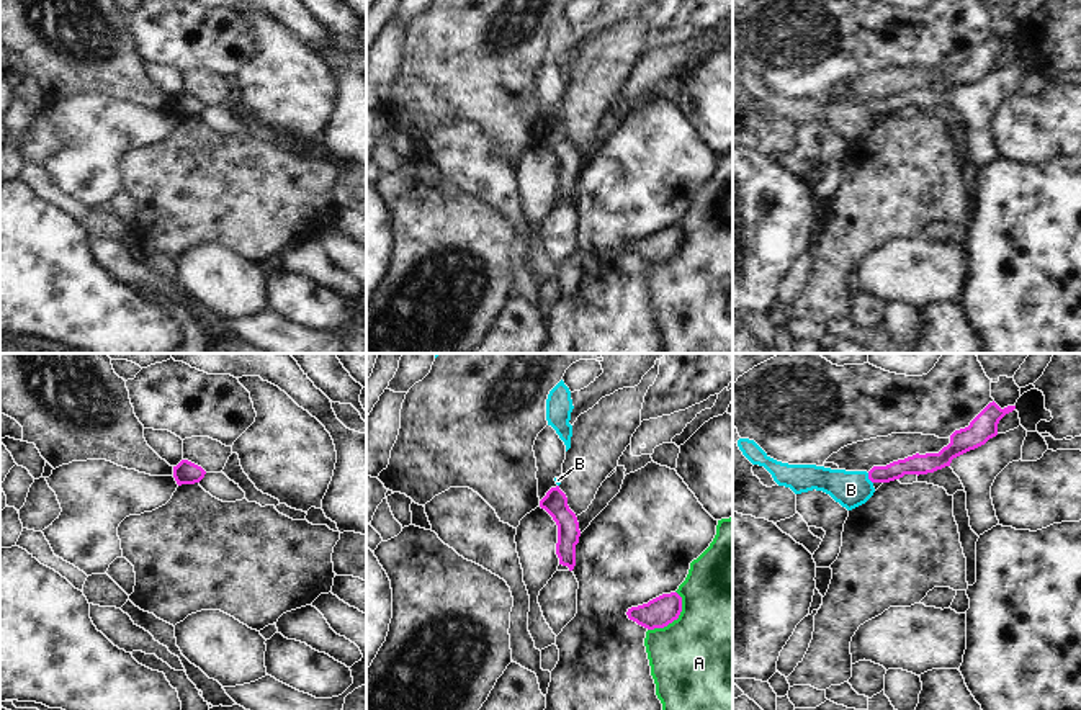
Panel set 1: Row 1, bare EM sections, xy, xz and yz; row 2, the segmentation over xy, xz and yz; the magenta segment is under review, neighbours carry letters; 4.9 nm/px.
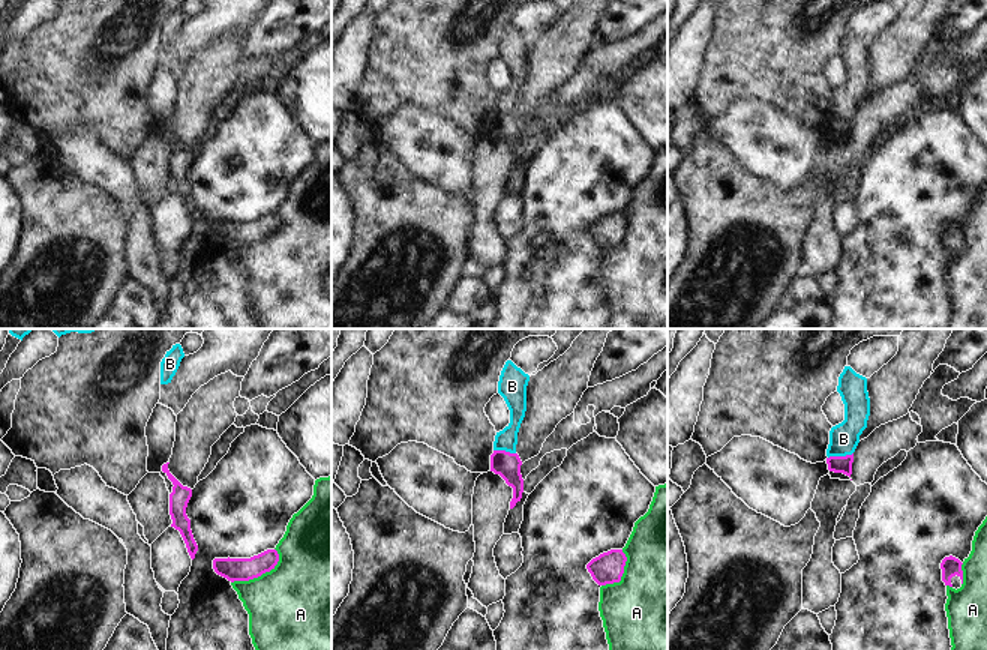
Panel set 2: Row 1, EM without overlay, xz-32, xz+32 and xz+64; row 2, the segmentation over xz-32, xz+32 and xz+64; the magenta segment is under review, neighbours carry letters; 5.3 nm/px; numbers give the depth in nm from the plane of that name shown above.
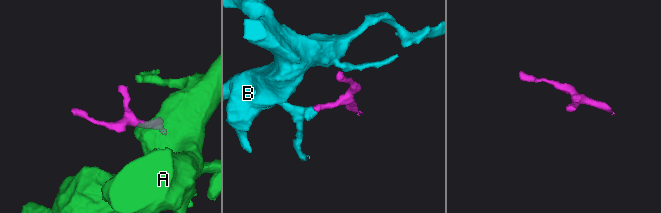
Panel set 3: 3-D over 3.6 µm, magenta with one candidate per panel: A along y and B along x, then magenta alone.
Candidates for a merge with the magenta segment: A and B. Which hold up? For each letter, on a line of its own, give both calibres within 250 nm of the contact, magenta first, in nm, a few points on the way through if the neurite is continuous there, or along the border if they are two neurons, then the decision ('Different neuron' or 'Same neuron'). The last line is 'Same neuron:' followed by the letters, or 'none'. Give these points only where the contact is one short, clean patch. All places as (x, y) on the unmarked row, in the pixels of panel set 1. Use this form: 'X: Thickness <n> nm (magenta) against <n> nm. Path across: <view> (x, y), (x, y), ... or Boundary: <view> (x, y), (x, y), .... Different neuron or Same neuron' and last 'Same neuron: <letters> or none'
A: Thickness 150 nm (magenta) against 500 nm. Different neuron
B: Thickness 100 nm (magenta) against 180 nm. Boundary: yz (867, 107), (872, 116). Different neuron
Same neuron: none

